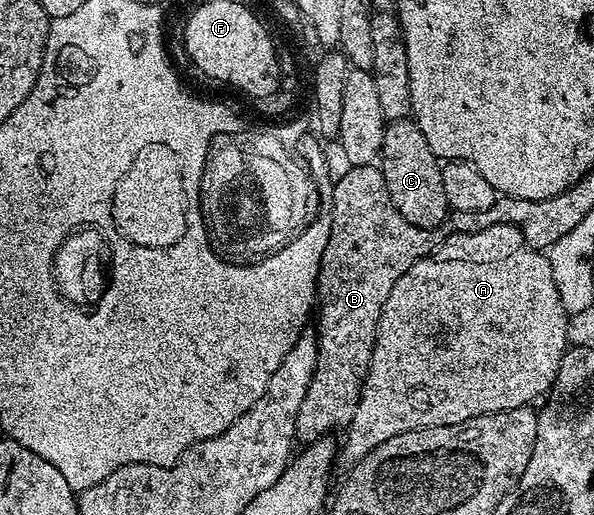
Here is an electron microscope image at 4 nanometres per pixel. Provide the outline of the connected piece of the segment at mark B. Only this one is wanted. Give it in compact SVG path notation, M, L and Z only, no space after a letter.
M379 165L348 166L345 171L345 174L341 178L339 175L332 184L330 240L326 244L326 252L322 252L320 271L316 277L318 299L318 313L314 318L314 326L316 322L314 333L318 344L316 367L306 388L302 408L298 408L296 425L297 439L304 444L336 432L332 430L339 431L347 427L360 399L363 380L368 375L368 365L374 352L382 304L386 304L386 296L390 296L390 288L394 288L398 276L407 272L420 258L427 258L446 240L443 229L423 230L414 227L398 212L397 208L394 208Z

